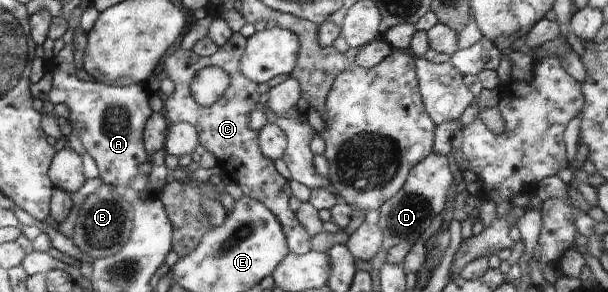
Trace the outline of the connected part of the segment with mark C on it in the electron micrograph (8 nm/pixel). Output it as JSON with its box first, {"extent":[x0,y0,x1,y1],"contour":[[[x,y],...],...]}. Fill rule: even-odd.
{"extent":[160,31,312,254],"contour":[[[234,31],[228,42],[218,47],[216,53],[209,57],[200,57],[194,51],[182,48],[172,53],[172,56],[168,57],[164,63],[164,76],[172,80],[176,88],[169,98],[165,98],[164,107],[160,113],[169,123],[187,122],[194,126],[199,131],[200,145],[224,161],[224,165],[222,165],[224,171],[240,187],[243,196],[260,201],[279,219],[282,229],[286,231],[290,252],[306,254],[311,252],[312,236],[304,229],[299,217],[294,217],[288,207],[288,201],[292,195],[291,185],[288,185],[288,181],[274,169],[271,159],[258,149],[259,135],[256,135],[256,131],[250,131],[250,127],[248,127],[248,119],[250,119],[248,113],[254,111],[256,99],[260,99],[261,95],[258,95],[258,91],[256,91],[257,84],[252,83],[239,71],[240,59],[243,57],[246,45],[247,39],[238,31]],[[209,66],[222,67],[230,75],[230,85],[214,105],[202,107],[194,101],[194,97],[190,93],[190,81],[200,69]]]}

